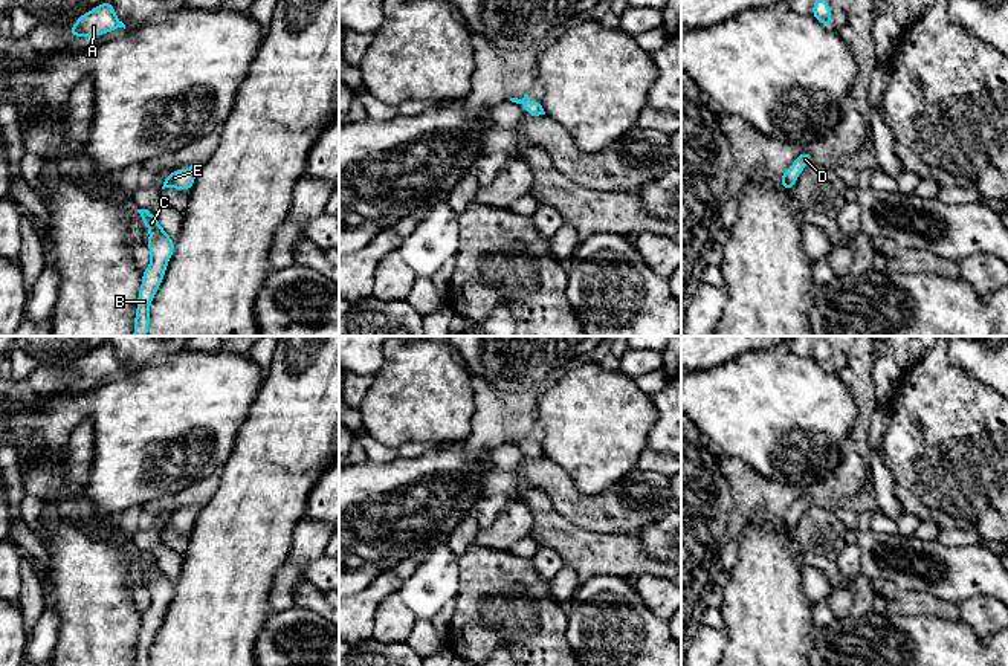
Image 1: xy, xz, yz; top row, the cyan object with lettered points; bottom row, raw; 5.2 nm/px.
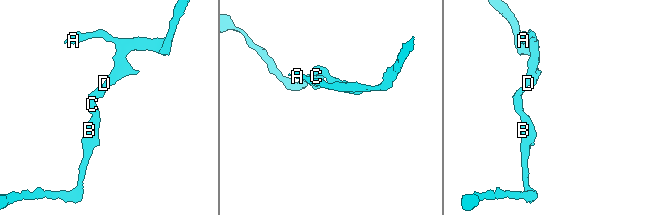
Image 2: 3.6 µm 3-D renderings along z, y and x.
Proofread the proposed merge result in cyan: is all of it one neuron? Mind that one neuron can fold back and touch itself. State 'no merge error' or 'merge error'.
no merge error

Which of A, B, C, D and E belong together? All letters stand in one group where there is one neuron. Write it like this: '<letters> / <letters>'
A B C D E

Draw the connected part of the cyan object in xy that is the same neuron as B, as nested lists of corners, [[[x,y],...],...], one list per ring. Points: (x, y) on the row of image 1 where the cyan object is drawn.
[[[137,209],[142,223],[150,229],[147,241],[151,254],[150,266],[142,272],[142,284],[137,295],[133,336],[147,336],[150,325],[150,304],[162,284],[166,266],[174,252],[174,238],[171,238],[157,218],[148,209]]]

